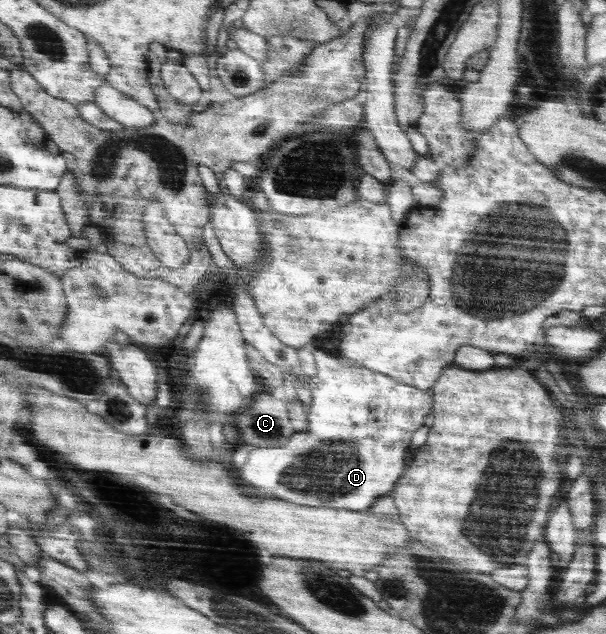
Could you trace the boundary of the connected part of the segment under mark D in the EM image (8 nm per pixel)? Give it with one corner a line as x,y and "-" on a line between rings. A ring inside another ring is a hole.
315,348
313,355
318,373
308,379
312,395
310,411
307,412
308,427
296,433
296,437
284,447
250,451
250,459
242,465
234,465
232,473
238,471
240,483
250,483
260,495
286,499
295,505
369,510
378,497
390,494
396,479
404,473
404,449
410,445
412,433
424,425
426,415
432,411
428,391
408,387
394,381
388,374
352,367
342,361
337,352

